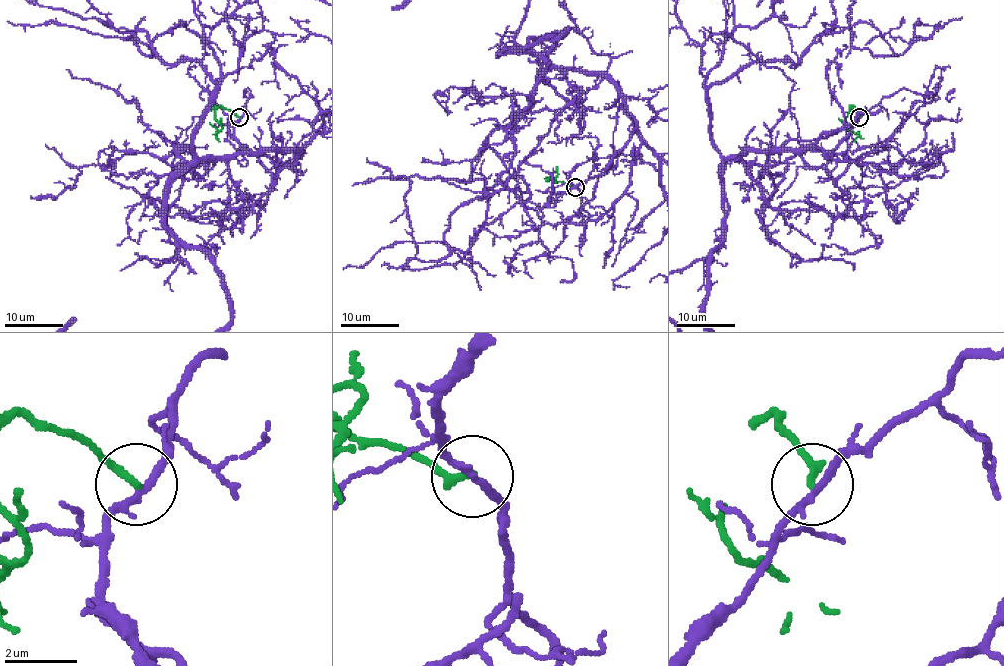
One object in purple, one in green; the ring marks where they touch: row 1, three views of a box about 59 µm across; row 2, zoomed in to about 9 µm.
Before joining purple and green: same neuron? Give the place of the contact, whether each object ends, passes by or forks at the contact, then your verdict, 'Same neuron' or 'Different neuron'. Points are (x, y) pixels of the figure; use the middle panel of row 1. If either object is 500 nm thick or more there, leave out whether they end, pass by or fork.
Place: (575, 187). At the ring purple passes by. At the ring green ends. Different neuron

